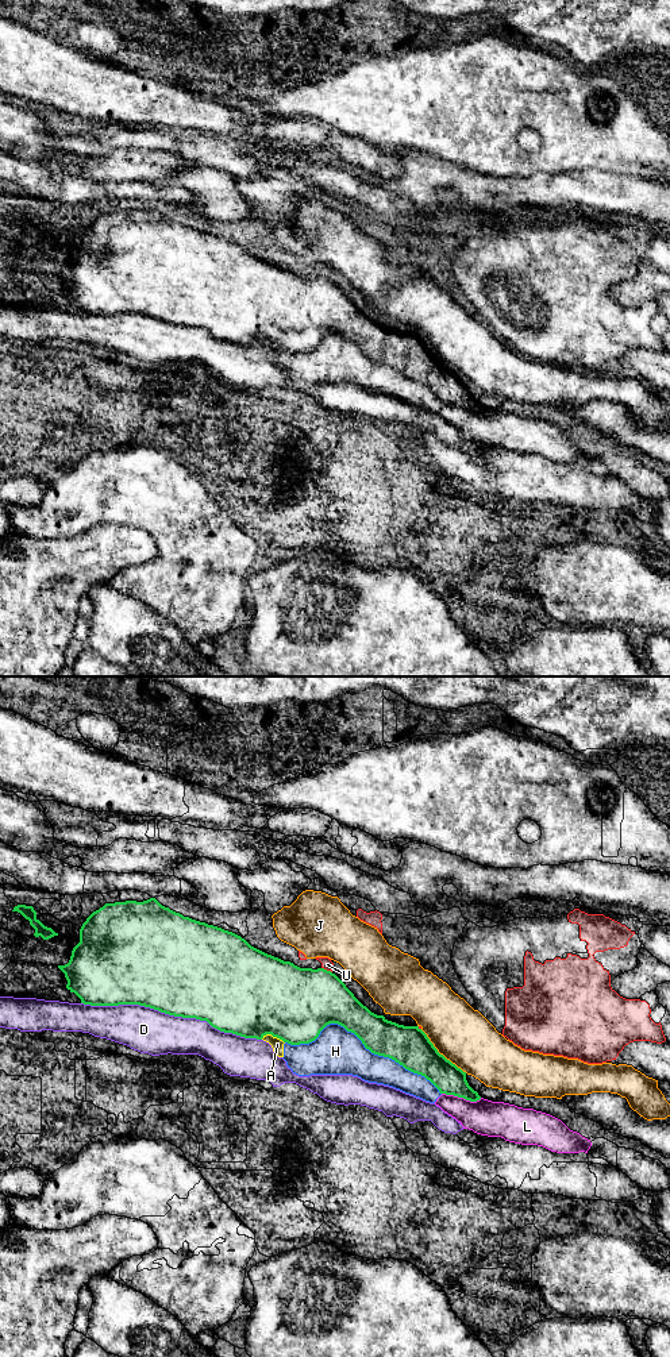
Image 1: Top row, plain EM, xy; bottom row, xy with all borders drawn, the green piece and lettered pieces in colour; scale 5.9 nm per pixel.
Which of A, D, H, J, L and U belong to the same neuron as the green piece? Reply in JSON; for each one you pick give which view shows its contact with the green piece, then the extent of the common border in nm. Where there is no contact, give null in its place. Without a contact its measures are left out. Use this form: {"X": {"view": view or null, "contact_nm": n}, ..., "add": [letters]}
{"add": []}

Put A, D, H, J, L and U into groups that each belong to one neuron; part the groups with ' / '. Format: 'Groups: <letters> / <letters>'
Groups: A H L / D / J / U

